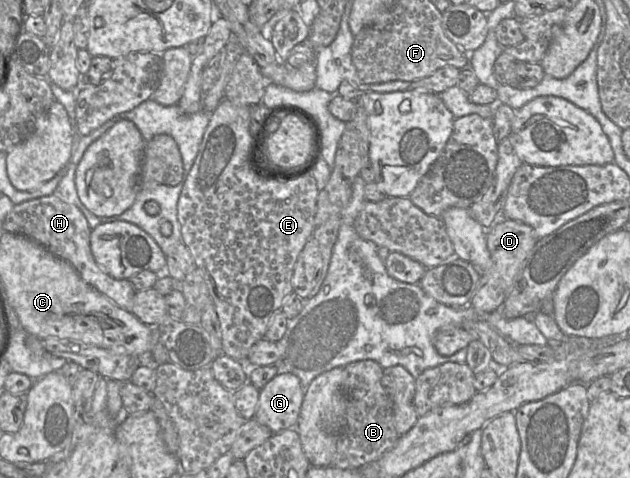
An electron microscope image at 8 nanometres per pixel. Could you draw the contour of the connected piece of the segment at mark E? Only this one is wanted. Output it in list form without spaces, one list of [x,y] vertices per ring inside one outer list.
[[[224,99],[211,114],[197,156],[184,182],[177,204],[177,215],[181,225],[182,242],[187,246],[193,256],[196,268],[200,269],[204,275],[209,295],[219,318],[222,335],[222,354],[238,360],[243,363],[243,365],[247,362],[250,348],[257,341],[264,339],[270,320],[277,311],[281,310],[285,297],[293,293],[291,279],[294,265],[299,253],[312,235],[317,209],[317,197],[319,194],[316,180],[311,174],[304,175],[298,179],[281,182],[262,179],[251,170],[247,162],[250,147],[250,106],[251,105],[236,105]]]

